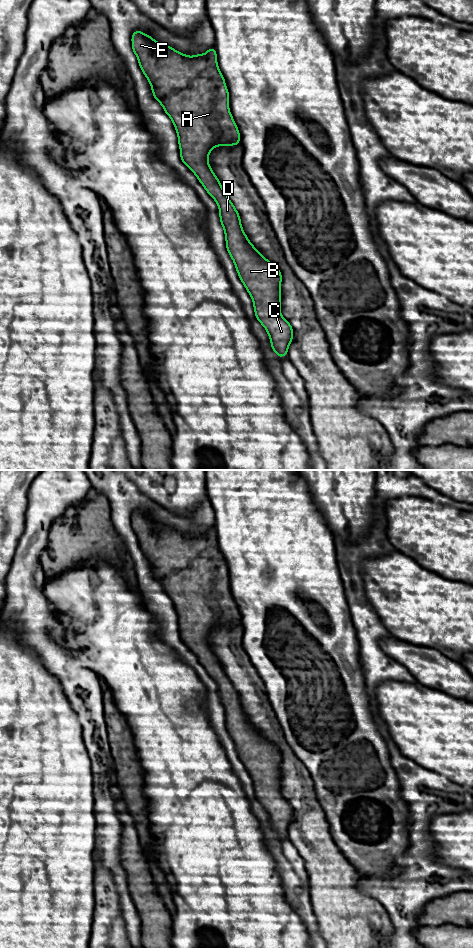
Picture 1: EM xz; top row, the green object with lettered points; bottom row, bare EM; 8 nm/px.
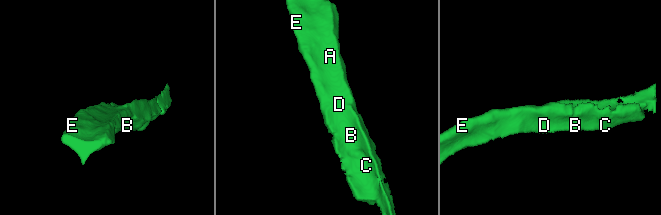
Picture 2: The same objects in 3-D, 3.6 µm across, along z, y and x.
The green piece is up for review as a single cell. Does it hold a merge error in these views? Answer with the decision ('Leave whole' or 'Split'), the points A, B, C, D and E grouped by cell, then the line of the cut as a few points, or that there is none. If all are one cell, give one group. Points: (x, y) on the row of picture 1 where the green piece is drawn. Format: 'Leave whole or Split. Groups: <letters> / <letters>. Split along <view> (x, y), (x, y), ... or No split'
Leave whole. Groups: A B C D E. No split

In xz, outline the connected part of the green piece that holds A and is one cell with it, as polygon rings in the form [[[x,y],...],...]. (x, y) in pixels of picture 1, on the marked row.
[[[139,30],[133,32],[131,41],[140,69],[151,84],[153,97],[163,106],[164,112],[174,124],[182,162],[196,175],[219,207],[227,251],[253,300],[255,317],[266,329],[271,347],[281,359],[288,355],[294,333],[290,323],[281,315],[281,272],[249,242],[238,211],[208,163],[209,153],[214,147],[240,144],[240,133],[229,110],[229,92],[217,64],[216,50],[212,47],[205,54],[187,56]]]

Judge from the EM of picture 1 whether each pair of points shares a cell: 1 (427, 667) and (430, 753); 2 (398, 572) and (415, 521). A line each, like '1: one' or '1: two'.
1: two
2: two

